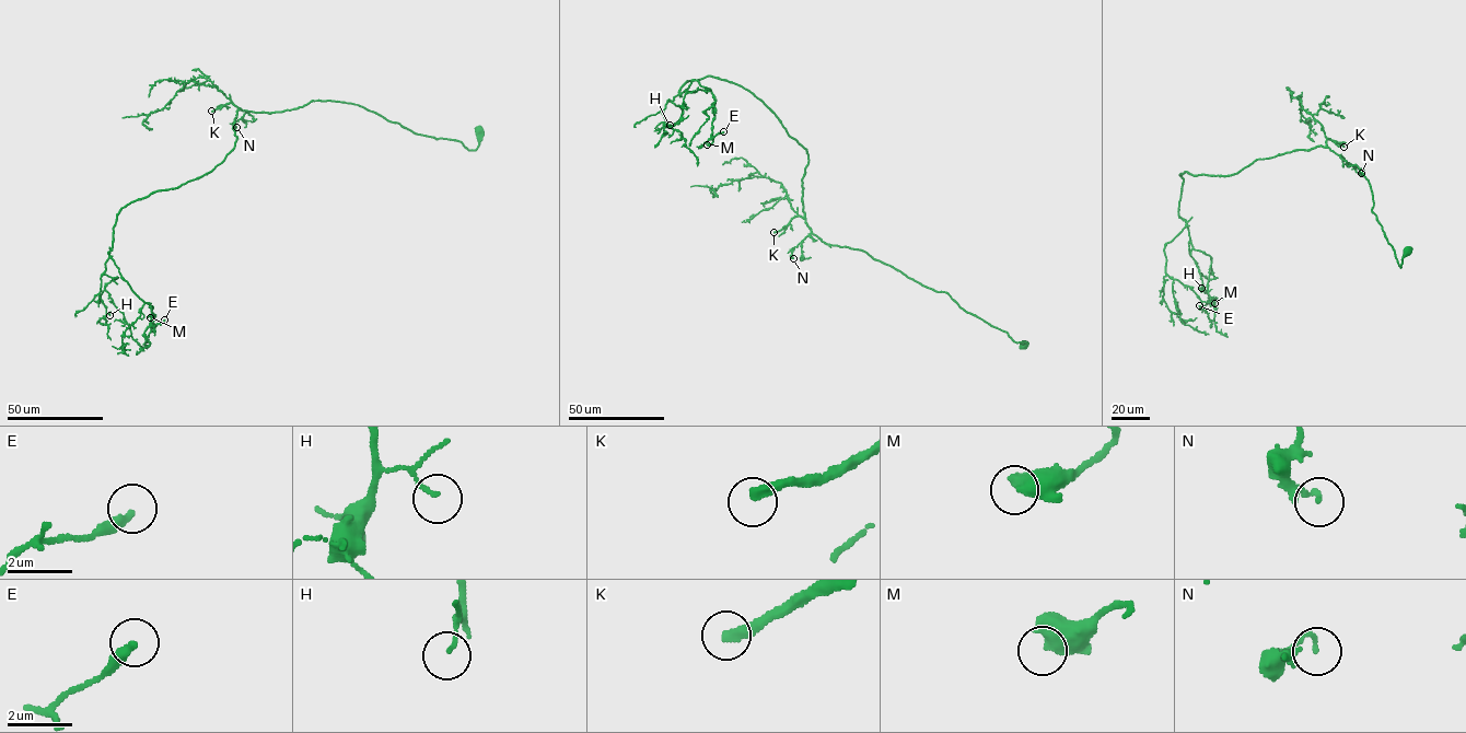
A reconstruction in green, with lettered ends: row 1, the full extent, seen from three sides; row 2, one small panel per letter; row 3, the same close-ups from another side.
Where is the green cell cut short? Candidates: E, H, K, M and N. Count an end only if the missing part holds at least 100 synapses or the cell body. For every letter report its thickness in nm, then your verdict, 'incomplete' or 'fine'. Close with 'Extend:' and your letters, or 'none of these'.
E: 320 nm thick; fine
H: 70 nm thick; fine
K: 300 nm thick; incomplete
M: 600 nm thick; fine
N: 120 nm thick; fine
Extend: K

